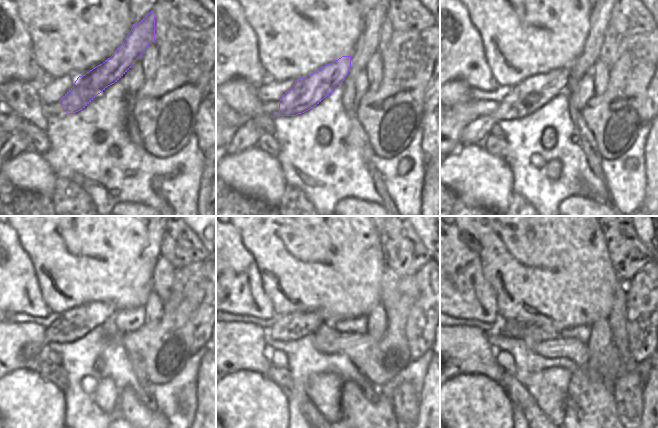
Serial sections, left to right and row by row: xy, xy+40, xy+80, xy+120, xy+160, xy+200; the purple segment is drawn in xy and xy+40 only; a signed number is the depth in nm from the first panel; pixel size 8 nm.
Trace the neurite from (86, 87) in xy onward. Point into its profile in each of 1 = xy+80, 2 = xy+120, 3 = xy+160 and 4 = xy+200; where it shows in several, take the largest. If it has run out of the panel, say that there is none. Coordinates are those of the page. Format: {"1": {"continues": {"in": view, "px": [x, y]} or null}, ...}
{"1": {"continues": {"in": "xy+80", "px": [529, 95]}}, "2": {"continues": {"in": "xy+120", "px": [75, 323]}}, "3": {"continues": {"in": "xy+160", "px": [296, 325]}}, "4": {"continues": {"in": "xy+200", "px": [510, 328]}}}

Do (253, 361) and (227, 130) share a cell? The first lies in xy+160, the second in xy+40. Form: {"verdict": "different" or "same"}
{"verdict": "same"}

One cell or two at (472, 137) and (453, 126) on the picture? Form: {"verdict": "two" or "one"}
{"verdict": "two"}

